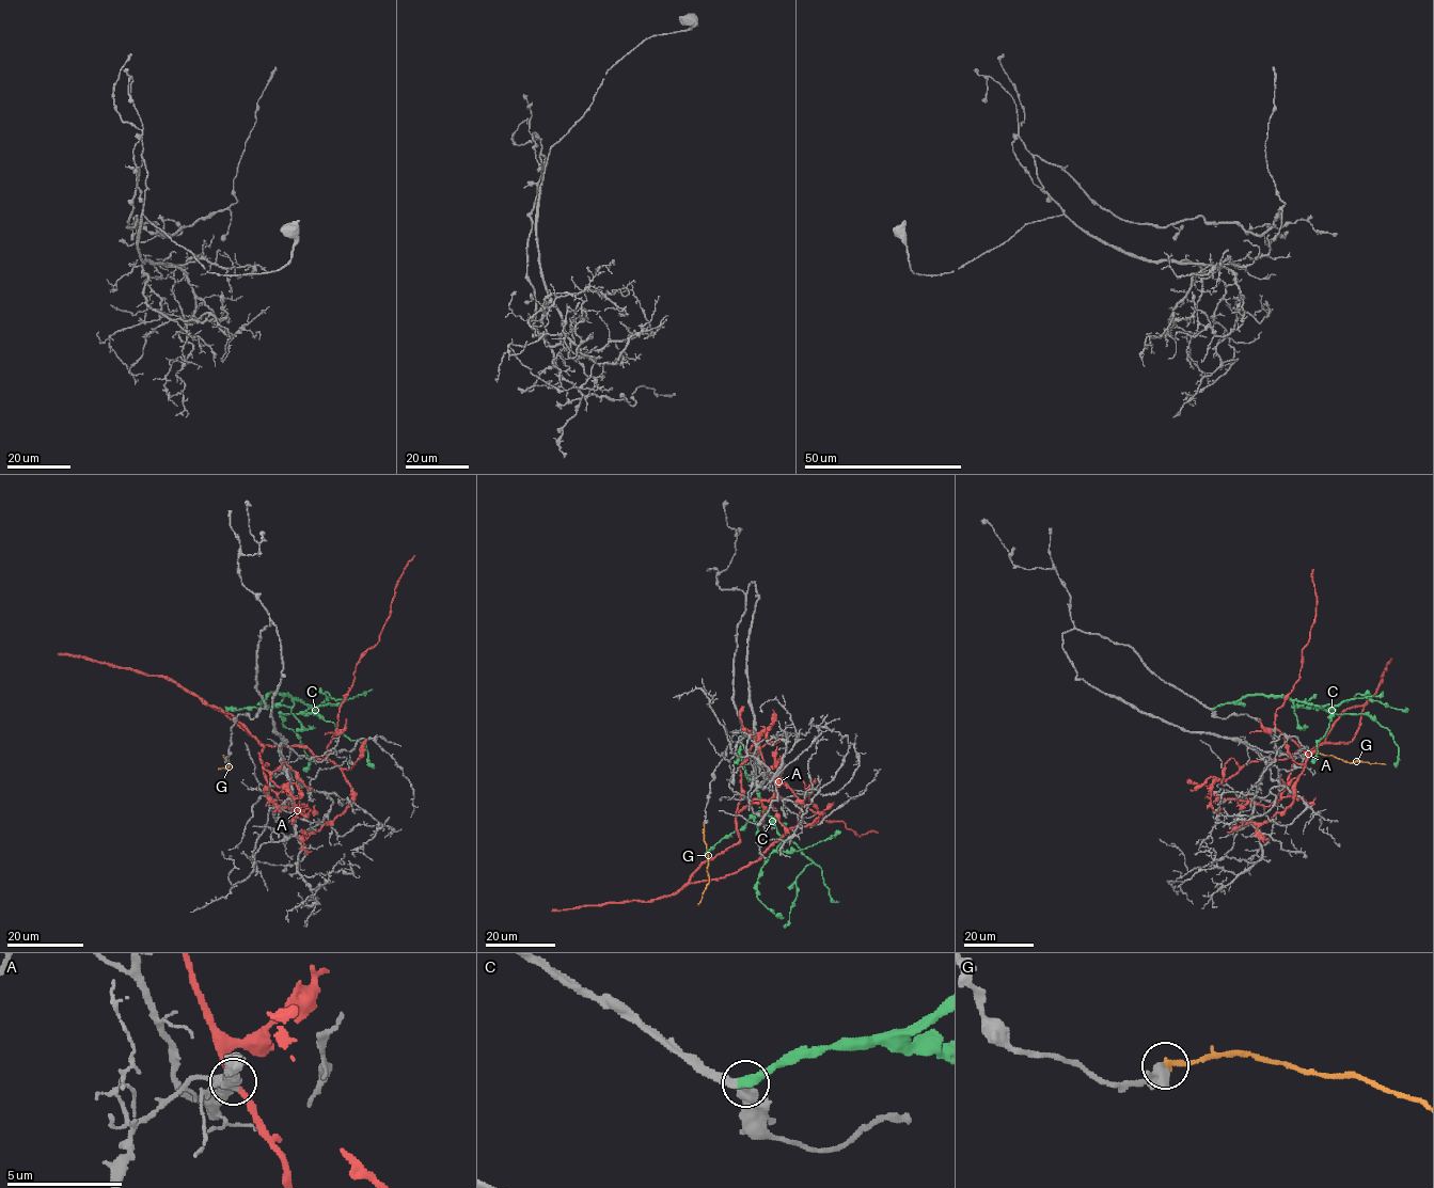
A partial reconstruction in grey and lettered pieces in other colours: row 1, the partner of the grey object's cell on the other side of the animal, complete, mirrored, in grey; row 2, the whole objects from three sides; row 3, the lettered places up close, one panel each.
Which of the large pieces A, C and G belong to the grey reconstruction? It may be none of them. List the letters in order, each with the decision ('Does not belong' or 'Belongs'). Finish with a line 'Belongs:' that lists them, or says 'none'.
A: Does not belong
C: Belongs
G: Does not belong
Belongs: C

